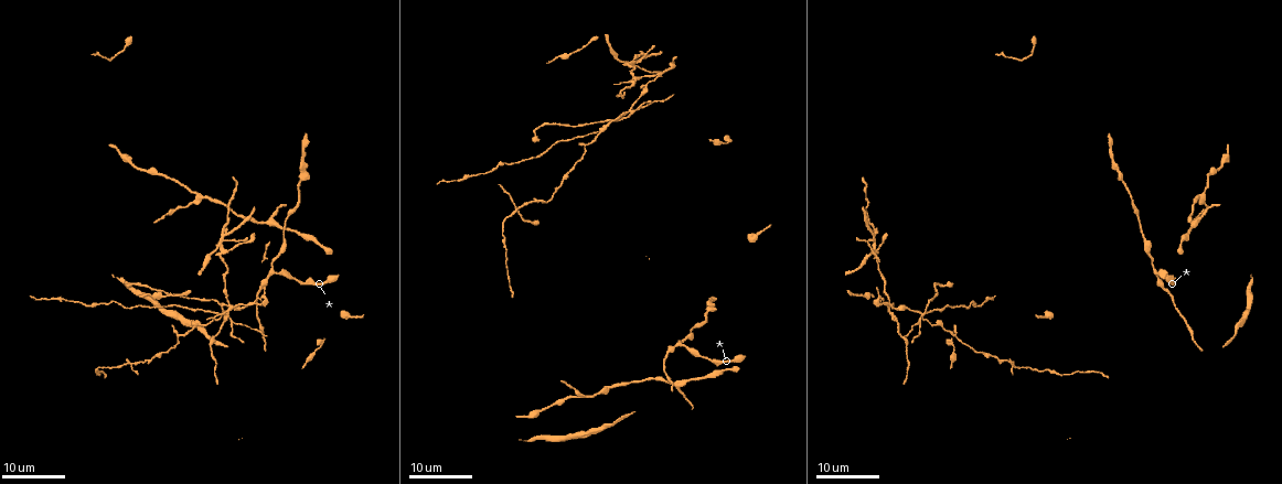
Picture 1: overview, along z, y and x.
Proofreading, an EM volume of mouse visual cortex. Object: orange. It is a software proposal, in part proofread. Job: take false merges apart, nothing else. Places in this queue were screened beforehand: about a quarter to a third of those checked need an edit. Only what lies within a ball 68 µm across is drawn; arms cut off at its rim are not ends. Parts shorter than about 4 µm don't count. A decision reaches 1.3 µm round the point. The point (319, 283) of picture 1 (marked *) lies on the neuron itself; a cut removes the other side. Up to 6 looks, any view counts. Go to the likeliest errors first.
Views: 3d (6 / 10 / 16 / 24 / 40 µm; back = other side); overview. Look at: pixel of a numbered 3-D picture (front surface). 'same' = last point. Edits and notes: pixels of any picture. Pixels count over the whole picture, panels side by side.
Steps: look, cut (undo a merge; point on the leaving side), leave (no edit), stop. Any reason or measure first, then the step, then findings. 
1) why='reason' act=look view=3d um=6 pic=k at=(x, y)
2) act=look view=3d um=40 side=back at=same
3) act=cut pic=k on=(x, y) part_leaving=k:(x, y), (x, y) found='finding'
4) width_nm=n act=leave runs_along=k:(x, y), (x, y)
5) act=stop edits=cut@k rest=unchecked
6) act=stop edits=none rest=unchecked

why='four or more arms meet' act=look view=3d um=16 pic=1 at=(195, 196)

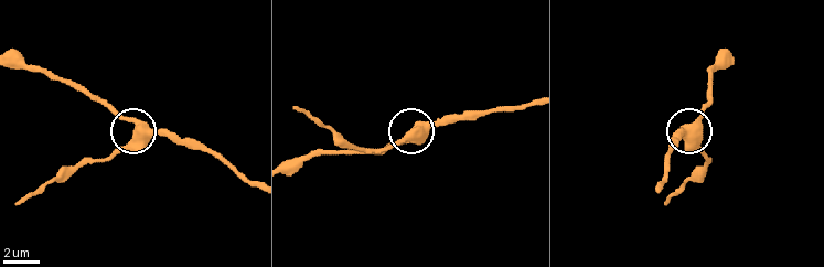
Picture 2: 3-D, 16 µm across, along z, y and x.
why='closer look' act=look view=3d um=10 at=same

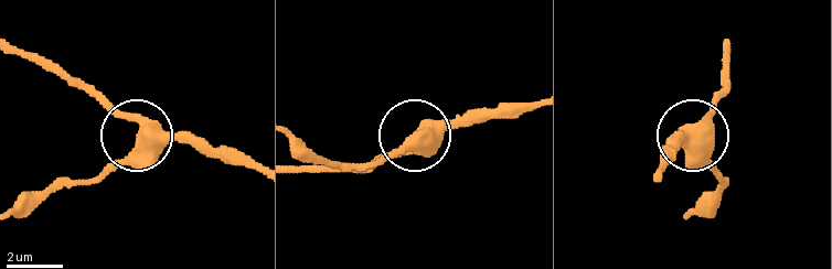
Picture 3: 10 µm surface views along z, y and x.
width_nm=490 act=leave runs_along=3:(252, 168), (180, 143), (140, 141), (91, 184) found='one neuron here'

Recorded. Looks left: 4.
why='four arms meet' act=look view=3d um=16 pic=1 at=(222, 238)

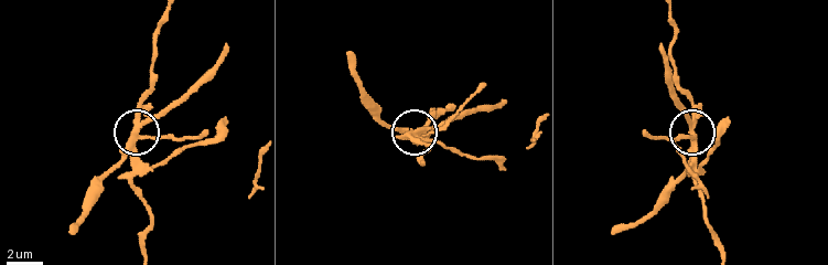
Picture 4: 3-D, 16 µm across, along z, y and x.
act=look view=3d um=10 pic=4 at=(141, 136)

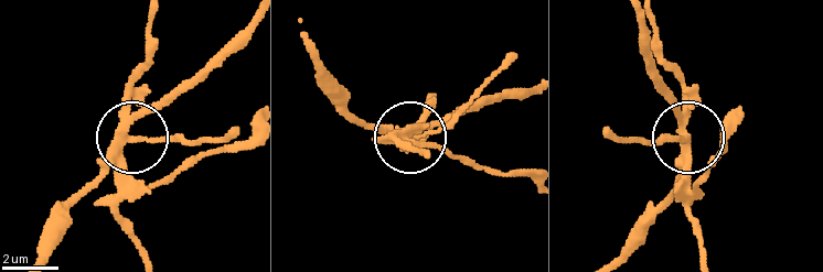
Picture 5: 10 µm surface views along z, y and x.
act=look view=3d um=6 pic=5 at=(132, 137)

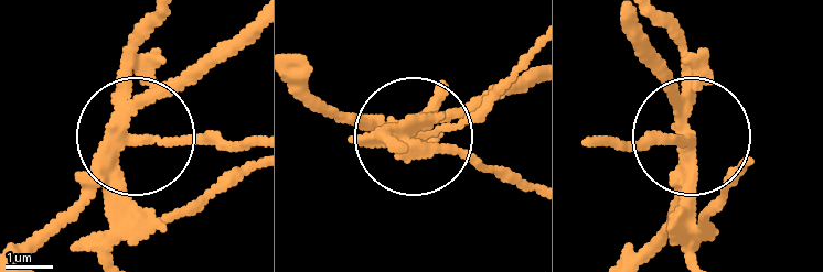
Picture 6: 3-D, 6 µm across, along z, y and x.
act=cut pic=6 on=(182, 138) part_leaving=6:(114, 150), (114, 252) found='two neurons meet here'

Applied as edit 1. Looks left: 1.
act=stop edits=cut@6 rest=unchecked

